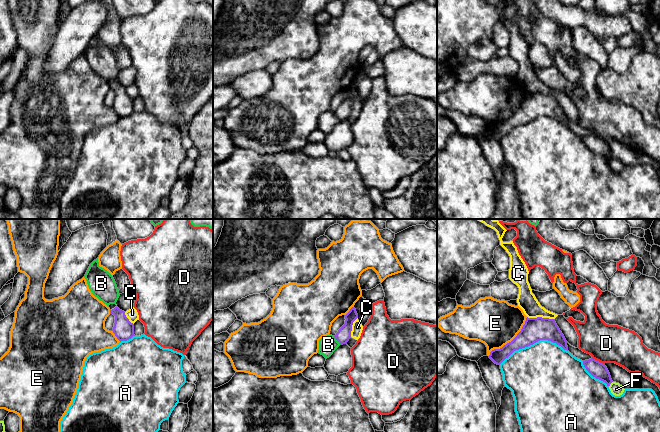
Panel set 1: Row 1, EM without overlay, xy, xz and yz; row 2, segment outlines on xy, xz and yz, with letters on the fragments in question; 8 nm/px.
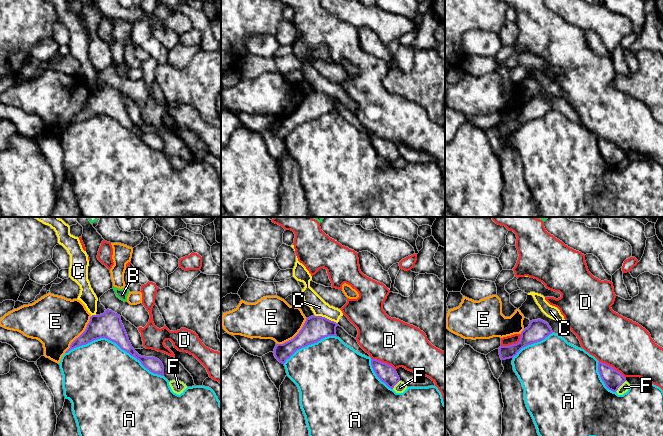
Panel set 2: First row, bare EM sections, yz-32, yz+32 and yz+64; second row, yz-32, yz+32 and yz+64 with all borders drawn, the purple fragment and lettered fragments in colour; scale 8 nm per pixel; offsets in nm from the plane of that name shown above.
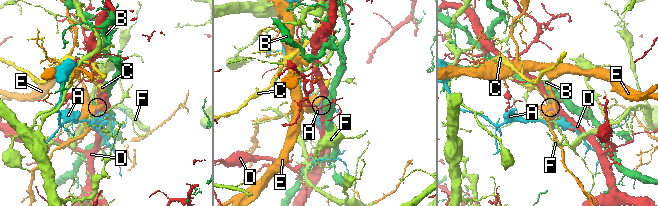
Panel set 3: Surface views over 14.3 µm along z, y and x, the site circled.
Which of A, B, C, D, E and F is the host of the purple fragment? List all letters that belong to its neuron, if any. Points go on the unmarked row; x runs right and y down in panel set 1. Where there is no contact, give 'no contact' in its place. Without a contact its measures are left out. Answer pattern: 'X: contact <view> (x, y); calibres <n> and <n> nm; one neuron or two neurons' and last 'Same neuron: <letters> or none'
A: contact yz (533, 119); calibres 190 and 480 nm; two neurons
B: contact xz (336, 115); calibres 120 and 150 nm; two neurons
C: contact yz (541, 93); calibres 190 and 150 nm; two neurons
D: contact yz (598, 137); calibres 130 and 300 nm; two neurons
E: contact yz (511, 117); calibres 190 and 380 nm; two neurons
F: contact yz (610, 159); calibres 130 and 100 nm; two neurons
Same neuron: none

